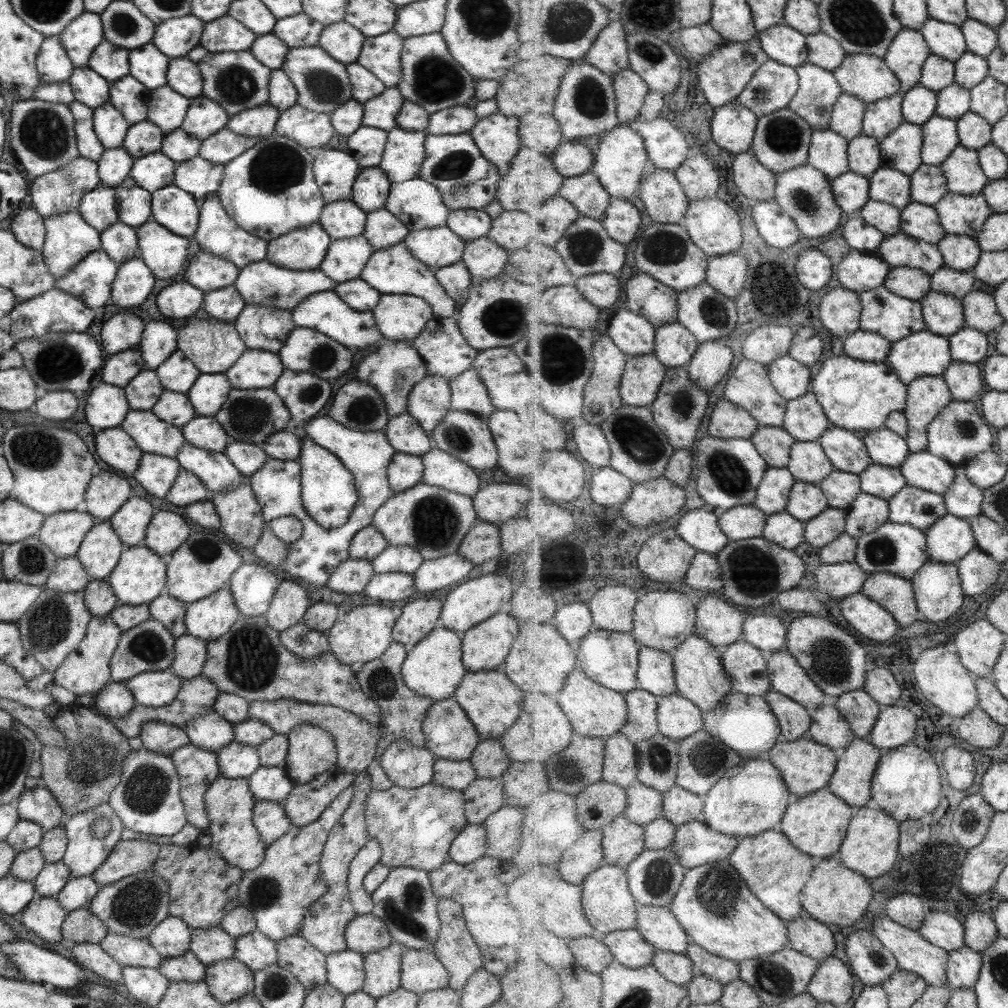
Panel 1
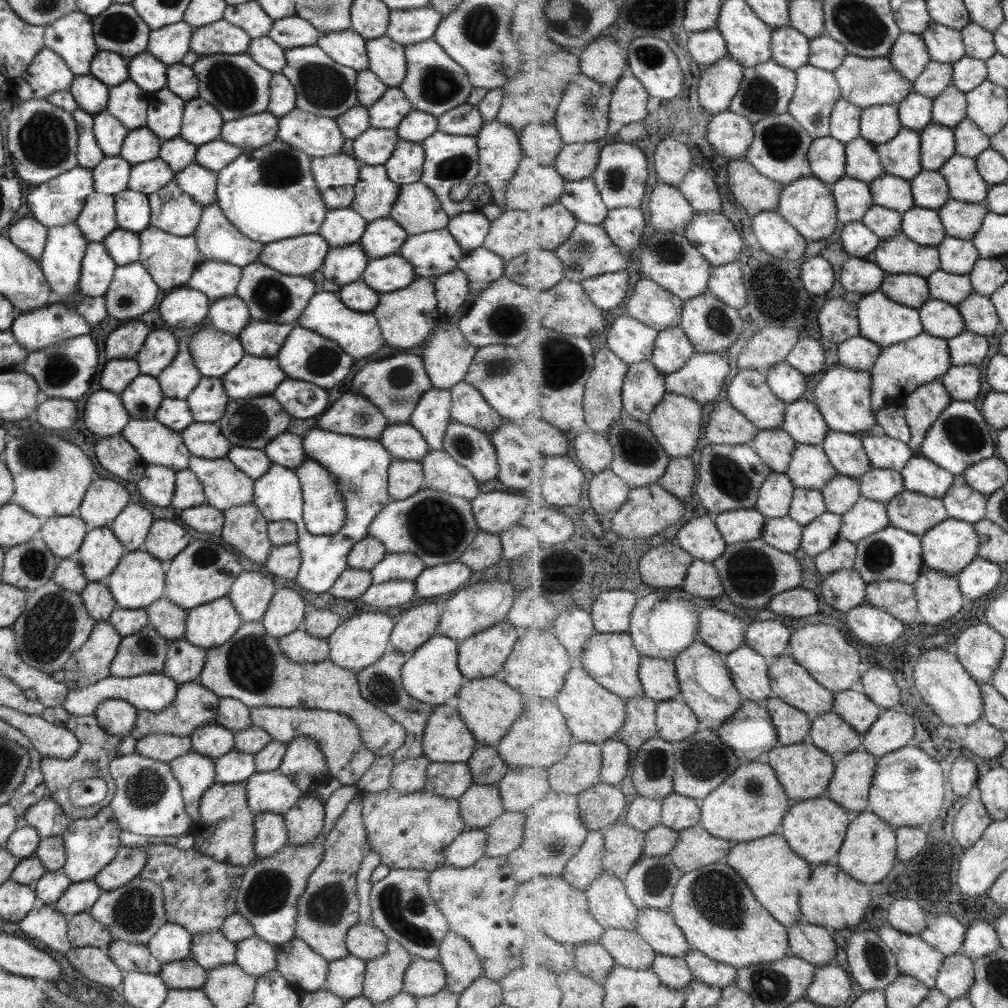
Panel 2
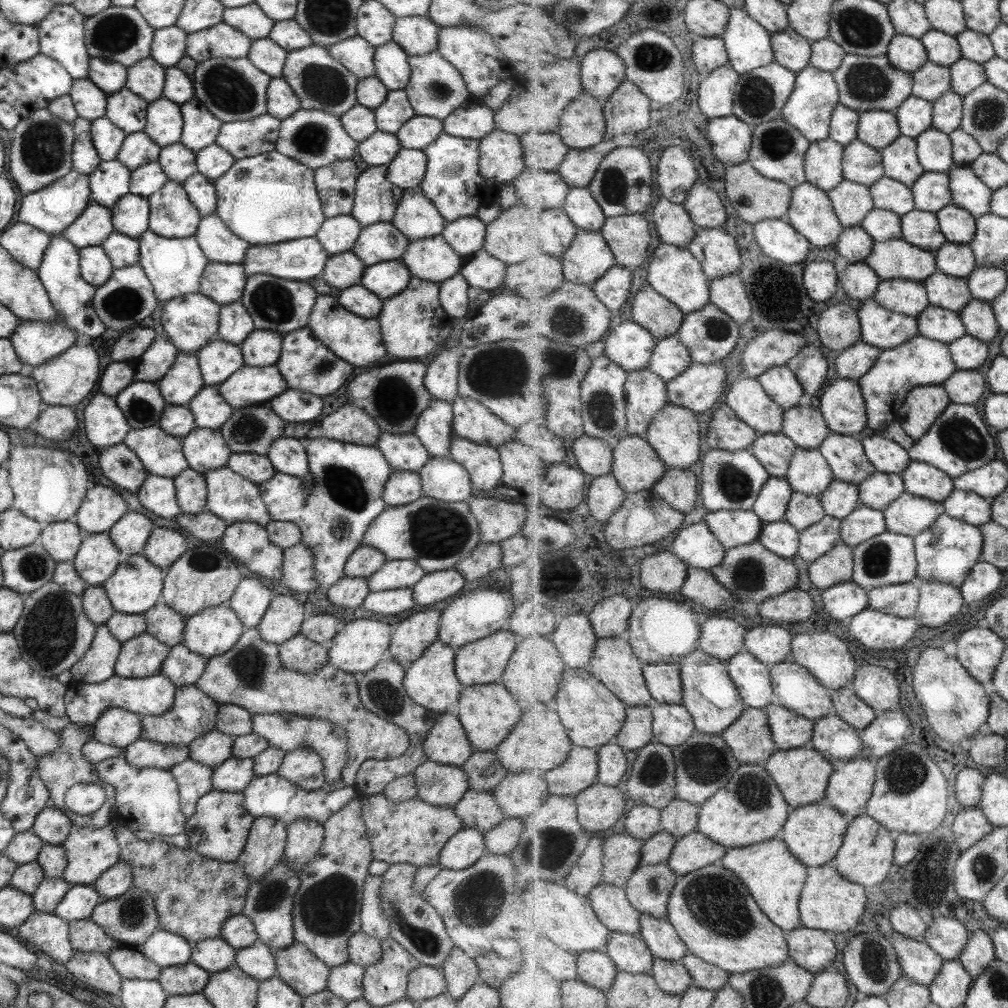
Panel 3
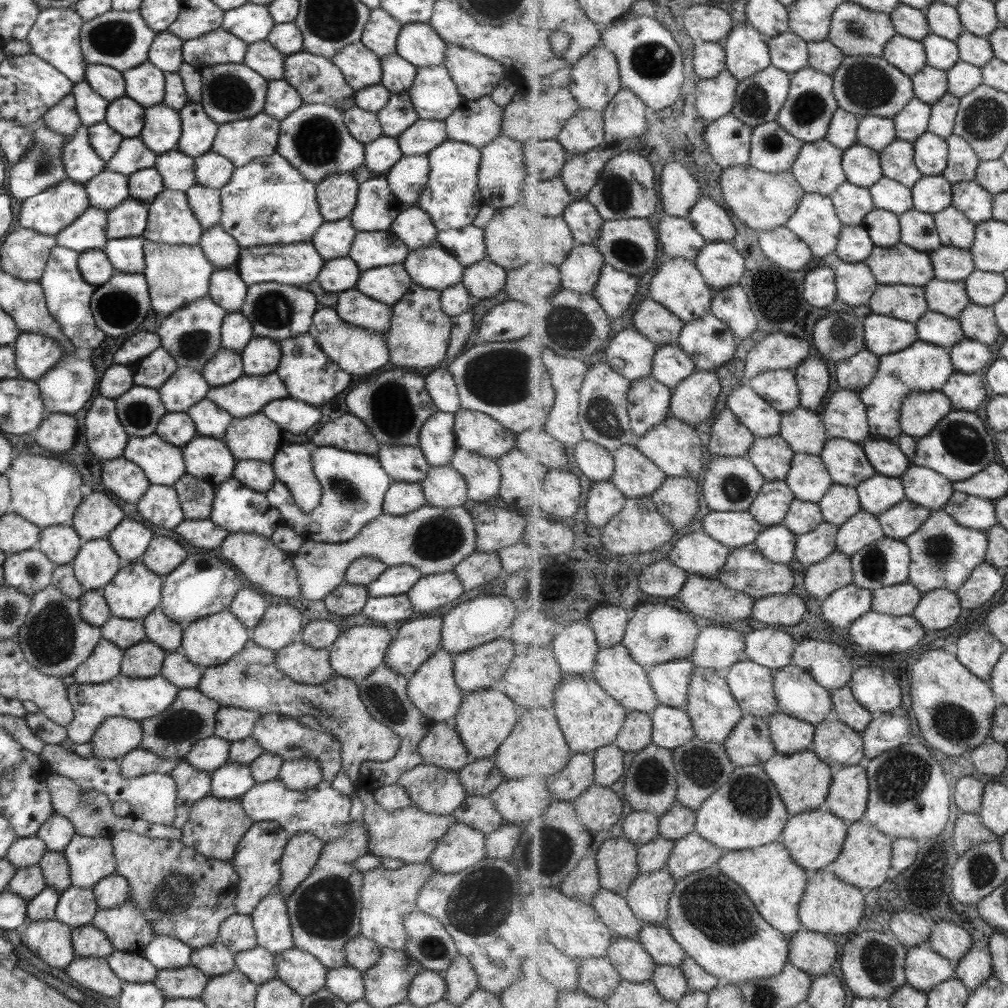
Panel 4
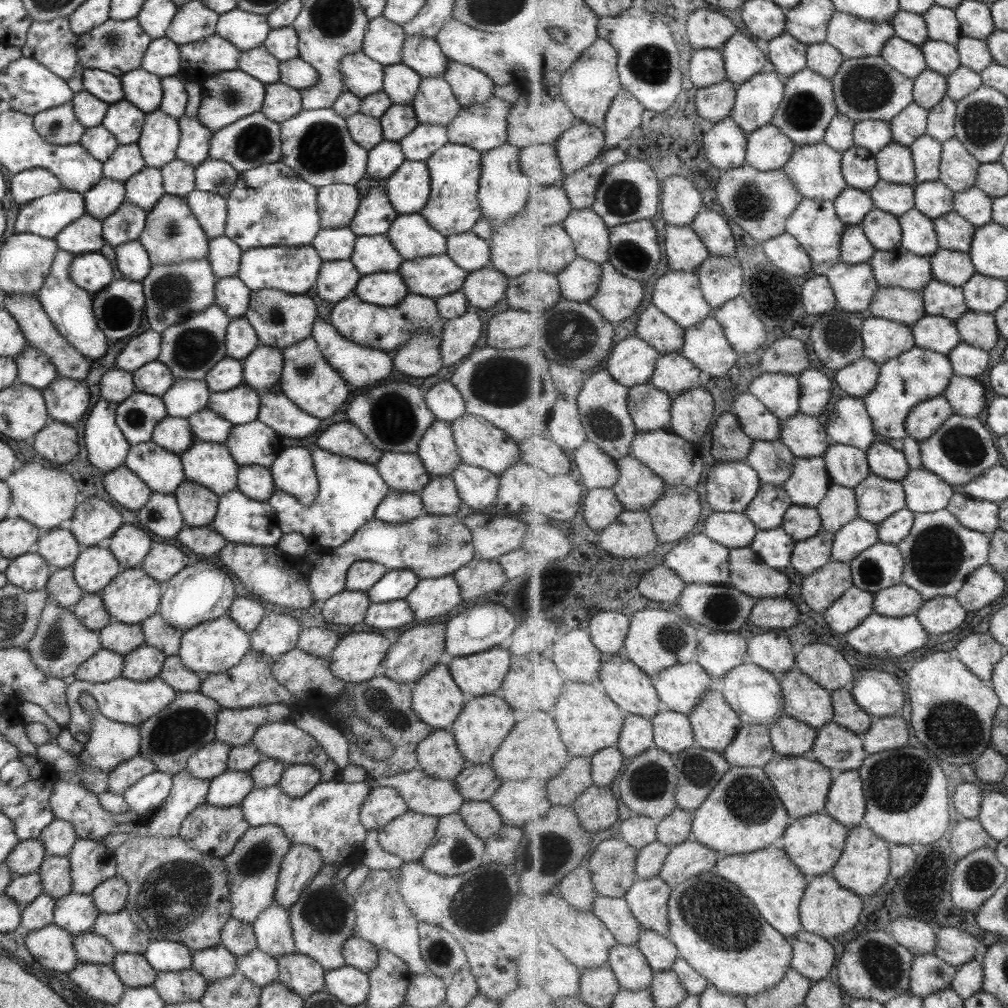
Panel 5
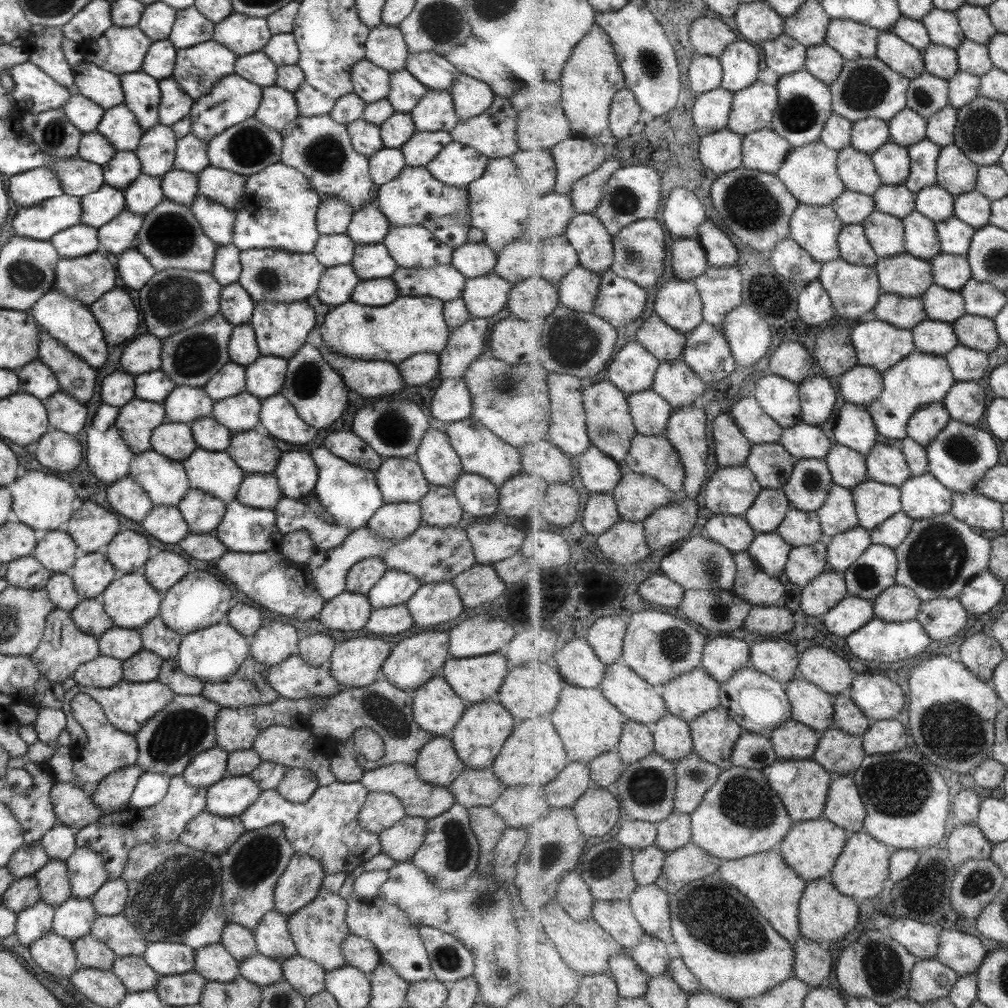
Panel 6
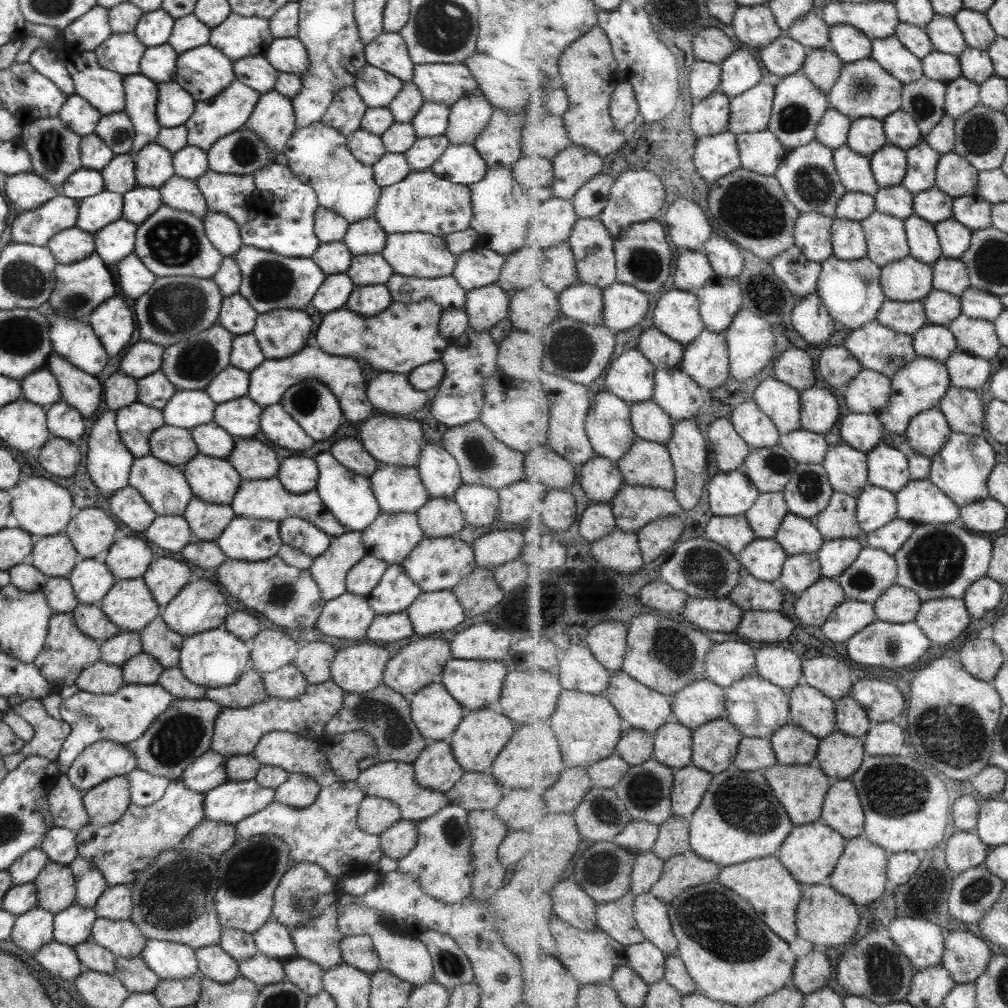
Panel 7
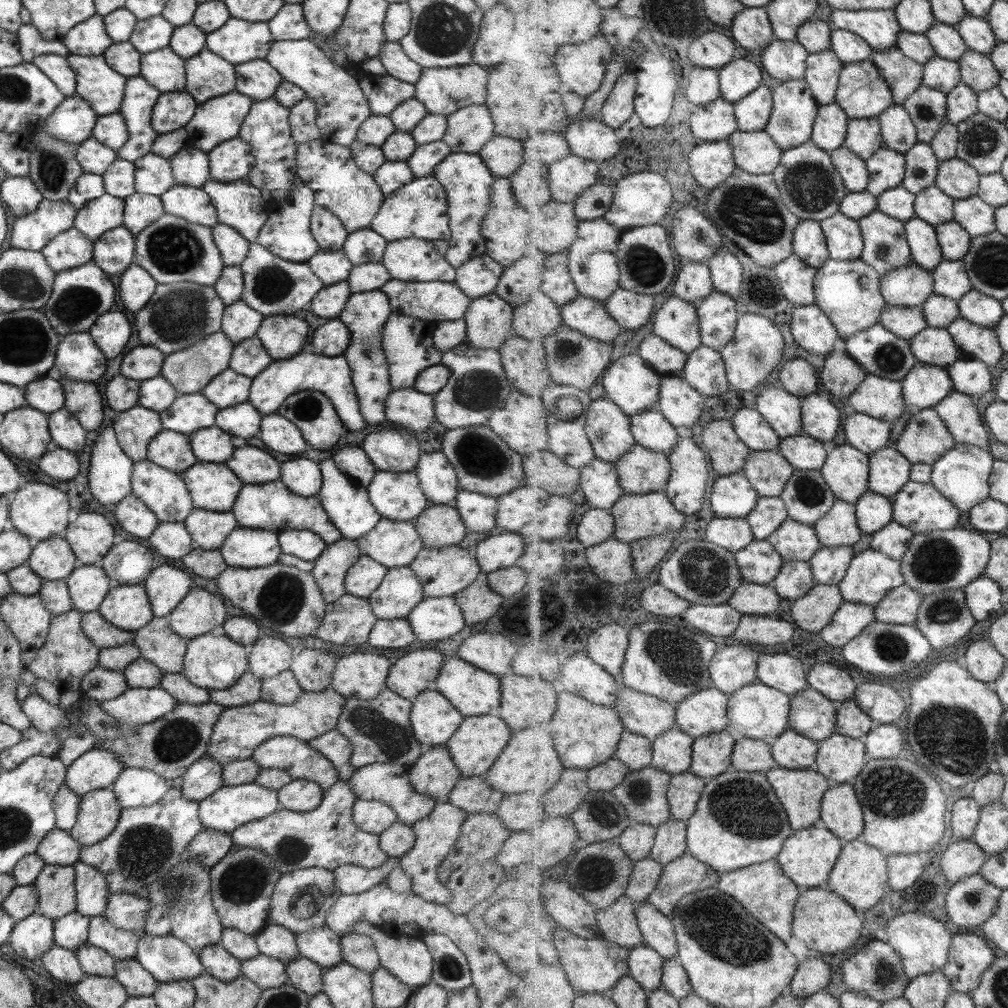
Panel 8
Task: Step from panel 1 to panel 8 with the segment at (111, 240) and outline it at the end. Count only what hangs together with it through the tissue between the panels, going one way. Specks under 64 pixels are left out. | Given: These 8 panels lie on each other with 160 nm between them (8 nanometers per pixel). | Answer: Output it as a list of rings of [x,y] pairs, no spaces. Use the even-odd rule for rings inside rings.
[[[132,262],[120,274],[117,284],[119,300],[121,300],[123,308],[129,312],[143,309],[154,293],[156,285],[148,272]]]

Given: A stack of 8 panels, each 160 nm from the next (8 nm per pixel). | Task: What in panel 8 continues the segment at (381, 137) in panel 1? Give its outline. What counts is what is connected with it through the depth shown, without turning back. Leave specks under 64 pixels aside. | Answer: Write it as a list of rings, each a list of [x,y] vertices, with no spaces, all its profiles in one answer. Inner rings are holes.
[[[385,161],[372,176],[375,185],[380,189],[381,195],[387,198],[395,191],[409,185],[414,179],[406,162]]]

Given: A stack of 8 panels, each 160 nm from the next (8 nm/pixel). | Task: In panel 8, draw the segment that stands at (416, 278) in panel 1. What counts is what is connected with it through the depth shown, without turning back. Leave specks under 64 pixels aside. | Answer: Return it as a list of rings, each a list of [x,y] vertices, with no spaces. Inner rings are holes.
[[[377,289],[350,294],[343,310],[340,310],[336,316],[349,331],[350,341],[342,355],[348,364],[359,412],[366,424],[374,424],[378,427],[381,427],[383,422],[387,422],[384,415],[385,401],[392,391],[388,379],[388,364],[381,344],[381,331],[391,313],[387,297]]]

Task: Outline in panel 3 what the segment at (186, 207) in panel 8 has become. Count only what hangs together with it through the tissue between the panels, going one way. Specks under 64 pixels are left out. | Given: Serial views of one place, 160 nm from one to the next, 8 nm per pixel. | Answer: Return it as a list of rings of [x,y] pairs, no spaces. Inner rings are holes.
[[[180,142],[160,147],[156,160],[167,181],[183,185],[196,172],[194,152],[185,148]]]

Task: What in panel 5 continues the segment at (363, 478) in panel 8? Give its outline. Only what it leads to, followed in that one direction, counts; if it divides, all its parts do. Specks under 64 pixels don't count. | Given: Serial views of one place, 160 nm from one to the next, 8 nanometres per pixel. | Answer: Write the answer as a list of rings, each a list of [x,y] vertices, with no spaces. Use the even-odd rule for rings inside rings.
[[[347,420],[329,426],[325,432],[317,436],[315,444],[331,454],[339,454],[373,465],[377,464],[383,453],[377,451],[364,434]]]

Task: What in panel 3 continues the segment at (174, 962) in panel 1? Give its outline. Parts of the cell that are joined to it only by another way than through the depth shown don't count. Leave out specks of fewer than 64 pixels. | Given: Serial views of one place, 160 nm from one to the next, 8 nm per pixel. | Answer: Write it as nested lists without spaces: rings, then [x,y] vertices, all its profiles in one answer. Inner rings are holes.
[[[191,961],[181,965],[163,967],[156,981],[168,995],[187,995],[201,993],[210,973],[201,970]]]

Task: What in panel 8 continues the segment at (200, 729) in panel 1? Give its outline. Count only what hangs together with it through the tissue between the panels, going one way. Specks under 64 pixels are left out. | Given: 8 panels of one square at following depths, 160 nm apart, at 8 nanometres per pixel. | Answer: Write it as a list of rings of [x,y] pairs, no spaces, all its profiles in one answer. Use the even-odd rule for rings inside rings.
[[[204,755],[192,762],[181,775],[181,794],[199,803],[222,787],[222,765]]]

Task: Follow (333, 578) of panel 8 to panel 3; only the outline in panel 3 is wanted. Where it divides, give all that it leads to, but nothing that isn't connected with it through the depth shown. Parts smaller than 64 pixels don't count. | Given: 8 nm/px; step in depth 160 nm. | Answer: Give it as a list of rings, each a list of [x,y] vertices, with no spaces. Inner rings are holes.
[[[421,496],[409,504],[382,510],[367,525],[360,545],[377,549],[385,561],[409,560],[415,562],[424,573],[433,573],[454,569],[454,565],[469,557],[479,543],[478,525],[466,502],[443,502]],[[300,543],[283,549],[279,584],[303,594],[317,592],[318,584],[313,573],[313,552]]]

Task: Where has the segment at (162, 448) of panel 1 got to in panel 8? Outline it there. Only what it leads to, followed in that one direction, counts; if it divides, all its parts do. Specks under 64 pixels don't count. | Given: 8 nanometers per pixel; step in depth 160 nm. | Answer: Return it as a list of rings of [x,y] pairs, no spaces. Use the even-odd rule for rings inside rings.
[[[147,459],[134,462],[130,476],[131,494],[135,495],[156,517],[158,523],[181,522],[194,509],[189,491],[180,474],[165,470]]]

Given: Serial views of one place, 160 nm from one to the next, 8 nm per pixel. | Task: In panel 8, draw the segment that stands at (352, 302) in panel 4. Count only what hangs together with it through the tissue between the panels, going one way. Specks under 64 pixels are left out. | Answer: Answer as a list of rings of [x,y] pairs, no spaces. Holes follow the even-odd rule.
[[[391,313],[381,331],[381,344],[388,364],[388,379],[392,390],[412,388],[417,375],[428,366],[440,364],[442,353],[432,345],[433,322]],[[337,318],[328,319],[311,336],[312,353],[326,357],[342,355],[349,341],[347,327]]]

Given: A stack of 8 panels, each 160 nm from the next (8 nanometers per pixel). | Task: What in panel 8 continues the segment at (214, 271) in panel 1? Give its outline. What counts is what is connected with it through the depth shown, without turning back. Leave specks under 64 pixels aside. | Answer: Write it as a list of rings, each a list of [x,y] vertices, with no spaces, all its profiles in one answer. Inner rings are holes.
[[[236,300],[225,306],[221,316],[220,331],[233,343],[255,337],[256,330],[264,318],[256,310],[249,308],[243,301]]]

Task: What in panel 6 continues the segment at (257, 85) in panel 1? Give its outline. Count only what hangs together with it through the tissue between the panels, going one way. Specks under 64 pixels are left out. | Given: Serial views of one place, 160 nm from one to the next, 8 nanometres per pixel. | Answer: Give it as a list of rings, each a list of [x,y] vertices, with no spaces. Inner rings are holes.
[[[229,74],[219,79],[209,94],[201,95],[201,98],[196,98],[193,102],[188,115],[191,121],[190,133],[201,142],[208,143],[230,126],[252,118],[261,102],[262,89],[237,74]]]

